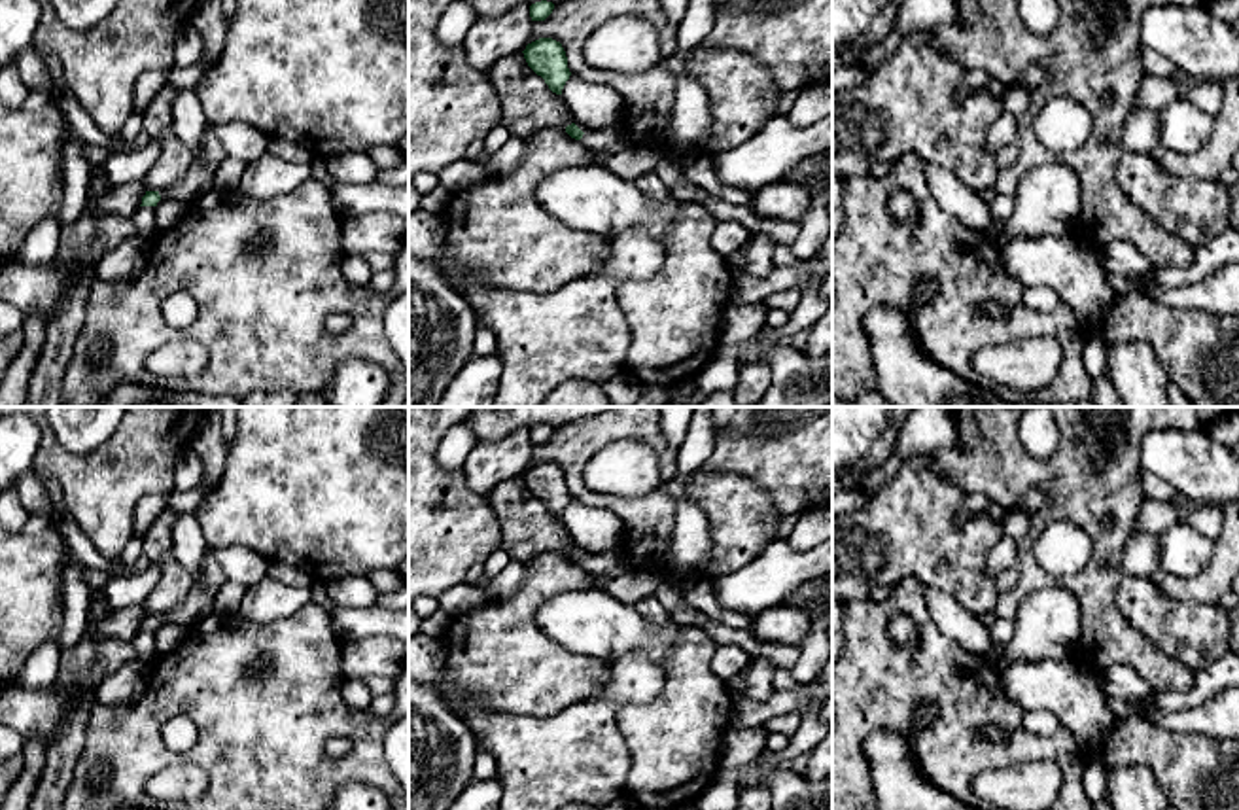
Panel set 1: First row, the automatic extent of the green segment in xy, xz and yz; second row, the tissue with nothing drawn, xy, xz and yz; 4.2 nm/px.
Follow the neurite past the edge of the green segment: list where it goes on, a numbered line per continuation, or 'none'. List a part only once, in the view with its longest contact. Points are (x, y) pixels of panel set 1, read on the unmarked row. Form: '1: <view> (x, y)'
1: xy (199, 602)

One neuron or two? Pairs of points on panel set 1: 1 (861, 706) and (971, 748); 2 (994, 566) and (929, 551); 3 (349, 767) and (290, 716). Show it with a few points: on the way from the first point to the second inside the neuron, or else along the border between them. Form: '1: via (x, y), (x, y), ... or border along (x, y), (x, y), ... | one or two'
1: via (893, 695), (935, 695), (956, 716) | one
2: border along (1001, 532), (986, 561), (986, 574), (992, 580) | two
3: via (330, 767), (324, 767), (292, 735) | one

